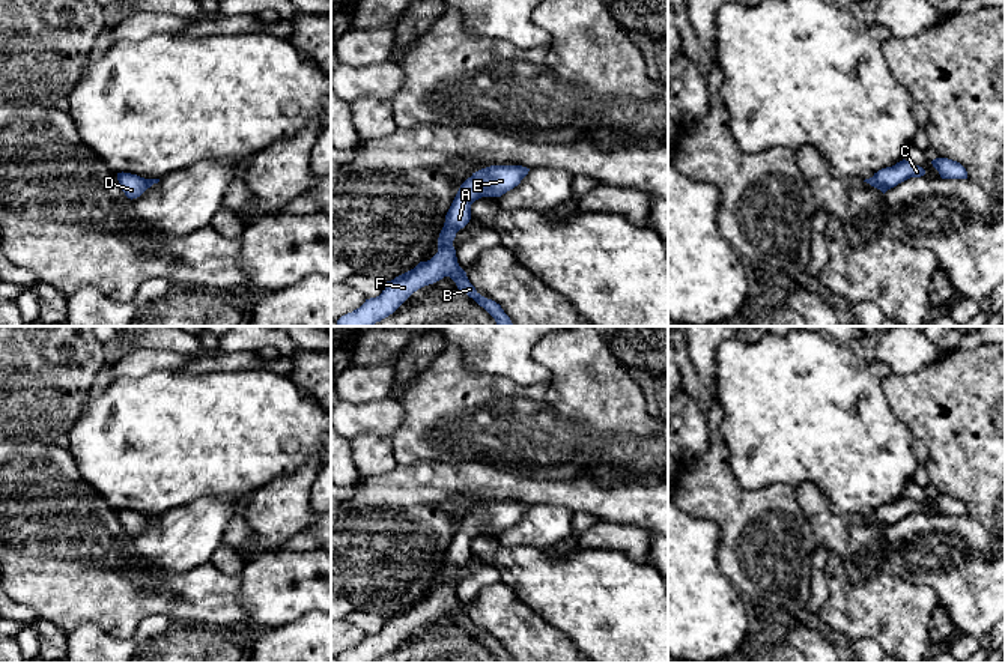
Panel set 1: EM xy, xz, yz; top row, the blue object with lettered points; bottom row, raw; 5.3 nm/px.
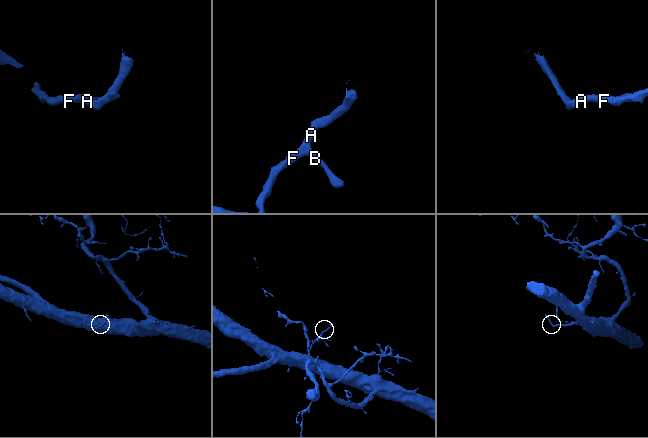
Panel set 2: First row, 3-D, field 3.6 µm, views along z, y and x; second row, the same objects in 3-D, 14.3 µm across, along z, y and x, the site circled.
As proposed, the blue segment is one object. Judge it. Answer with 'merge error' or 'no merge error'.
no merge error

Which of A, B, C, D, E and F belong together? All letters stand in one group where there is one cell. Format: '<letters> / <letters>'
A B C D E F

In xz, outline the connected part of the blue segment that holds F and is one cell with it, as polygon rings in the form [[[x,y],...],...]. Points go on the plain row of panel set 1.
[[[490,502],[472,510],[459,525],[438,574],[438,589],[427,598],[385,619],[382,630],[342,652],[339,663],[373,663],[393,651],[414,628],[450,613],[459,627],[472,634],[496,658],[498,663],[513,663],[499,640],[481,633],[459,603],[453,577],[456,570],[471,556],[471,541],[481,534],[501,534],[513,526],[528,511],[522,502]]]

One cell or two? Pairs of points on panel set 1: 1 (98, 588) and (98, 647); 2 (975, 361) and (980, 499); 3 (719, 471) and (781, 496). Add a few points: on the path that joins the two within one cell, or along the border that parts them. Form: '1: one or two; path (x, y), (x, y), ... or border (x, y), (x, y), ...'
1: two; border (68, 632), (97, 623), (115, 638), (133, 635)
2: one; path (975, 396), (975, 406), (980, 411), (980, 465)
3: one; path (731, 487), (742, 498), (765, 498)

